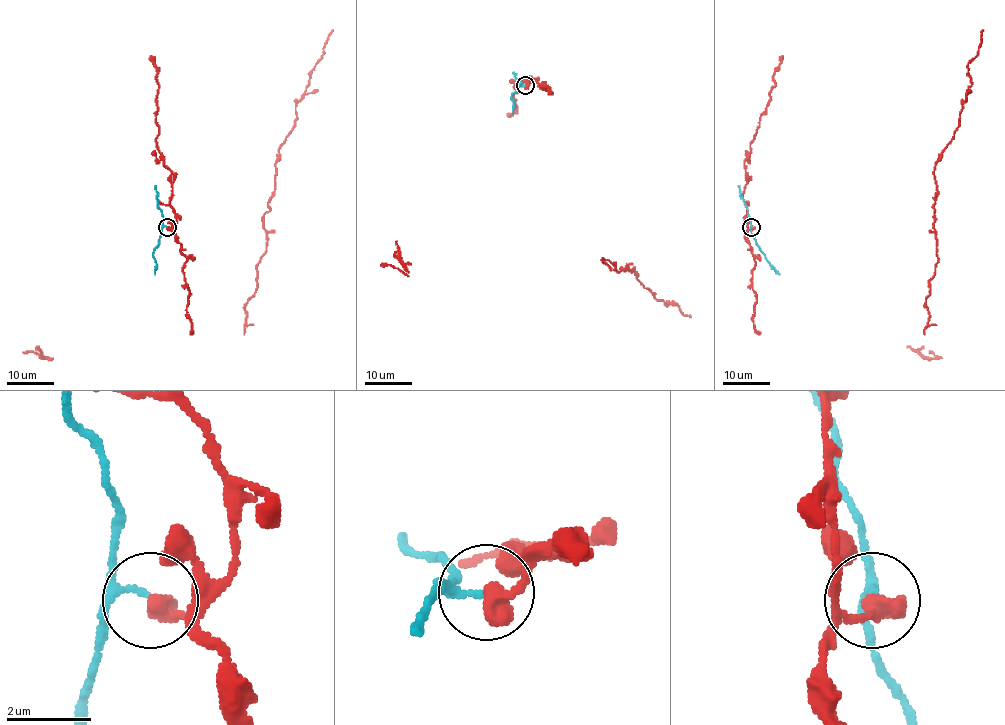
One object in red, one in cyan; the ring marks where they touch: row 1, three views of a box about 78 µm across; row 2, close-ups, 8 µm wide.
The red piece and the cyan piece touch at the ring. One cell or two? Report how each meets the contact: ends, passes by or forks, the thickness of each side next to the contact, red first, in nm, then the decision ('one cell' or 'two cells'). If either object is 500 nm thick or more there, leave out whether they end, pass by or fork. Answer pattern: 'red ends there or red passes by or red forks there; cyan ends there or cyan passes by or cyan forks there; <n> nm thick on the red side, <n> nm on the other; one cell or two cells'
500 nm thick on the red side, 110 nm on the other; two cells

